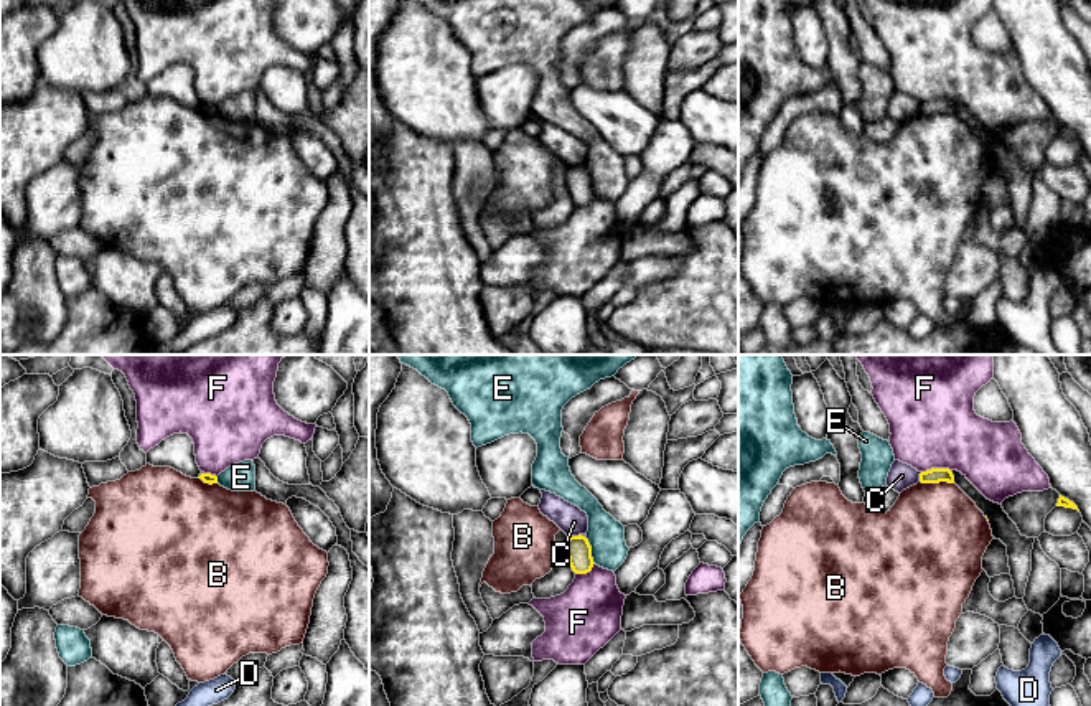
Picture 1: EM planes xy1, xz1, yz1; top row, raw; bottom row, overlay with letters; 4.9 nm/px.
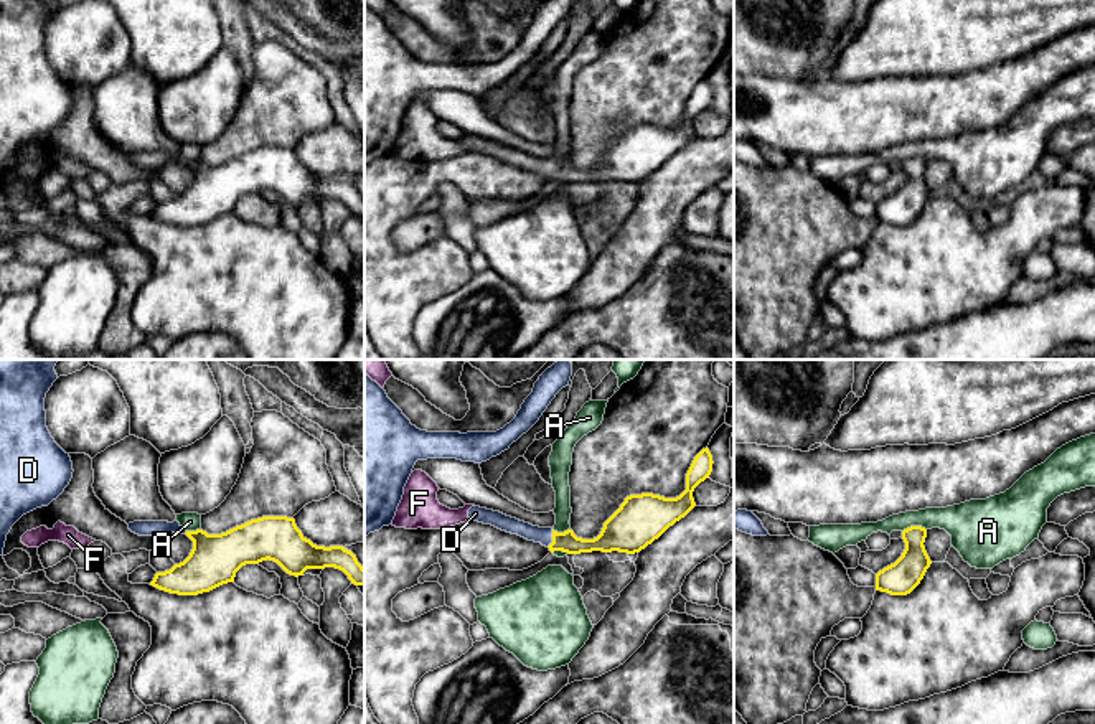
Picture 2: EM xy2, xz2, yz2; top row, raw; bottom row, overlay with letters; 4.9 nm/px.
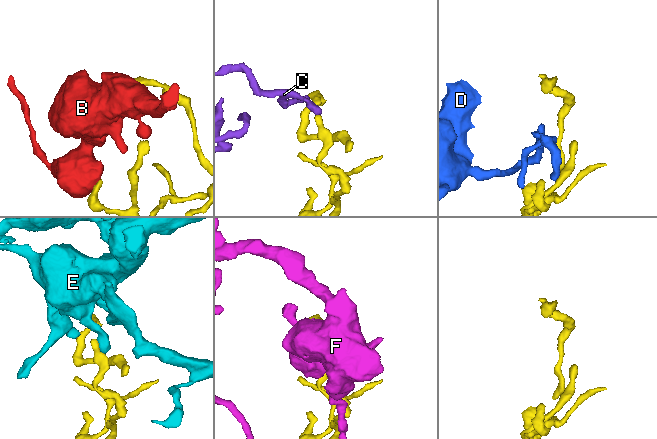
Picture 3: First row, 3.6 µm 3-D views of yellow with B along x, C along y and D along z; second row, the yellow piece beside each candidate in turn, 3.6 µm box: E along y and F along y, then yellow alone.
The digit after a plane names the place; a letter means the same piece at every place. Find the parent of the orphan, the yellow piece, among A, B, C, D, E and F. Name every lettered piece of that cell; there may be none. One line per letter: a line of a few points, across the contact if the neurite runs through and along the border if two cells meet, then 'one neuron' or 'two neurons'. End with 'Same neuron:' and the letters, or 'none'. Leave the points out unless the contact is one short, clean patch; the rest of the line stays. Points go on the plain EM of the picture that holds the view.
A: line yz2 (925, 159), (907, 157), (902, 162); two neurons
B: line yz1 (920, 111), (953, 114); two neurons
C: line xz1 (580, 164), (569, 167); two neurons
D: line xz2 (568, 172), (553, 169), (505, 154); one neuron
E: line xz1 (585, 169), (595, 193); two neurons
F: two neurons
Same neuron: D

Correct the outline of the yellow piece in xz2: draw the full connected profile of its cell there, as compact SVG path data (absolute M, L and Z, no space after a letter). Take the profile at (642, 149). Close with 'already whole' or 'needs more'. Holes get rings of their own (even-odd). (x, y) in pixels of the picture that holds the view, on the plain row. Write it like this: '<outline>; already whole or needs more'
M703 79L686 104L686 120L676 129L665 129L653 124L630 125L620 139L604 153L600 165L594 170L582 170L572 160L557 163L552 158L539 158L500 142L472 137L470 152L491 155L501 162L518 165L528 172L541 173L551 183L627 183L635 185L658 170L670 157L684 148L694 137L694 119L709 109L712 86Z; needs more

